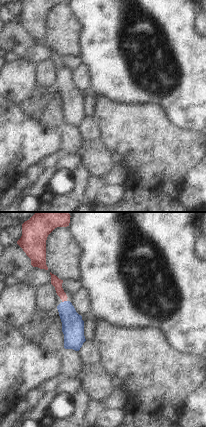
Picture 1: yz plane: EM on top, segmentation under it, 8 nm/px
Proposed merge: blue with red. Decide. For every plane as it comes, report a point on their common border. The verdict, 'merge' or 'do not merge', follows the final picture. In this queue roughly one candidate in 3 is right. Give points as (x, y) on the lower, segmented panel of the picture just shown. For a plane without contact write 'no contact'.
(64, 301)

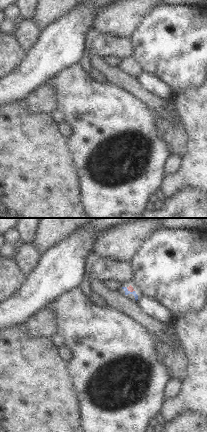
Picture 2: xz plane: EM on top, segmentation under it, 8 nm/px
(129, 291)

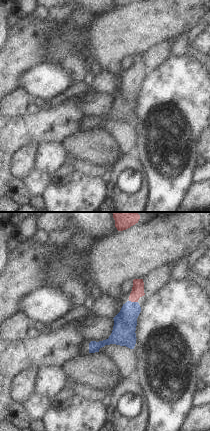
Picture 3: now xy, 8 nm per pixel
(133, 302)

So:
merge

